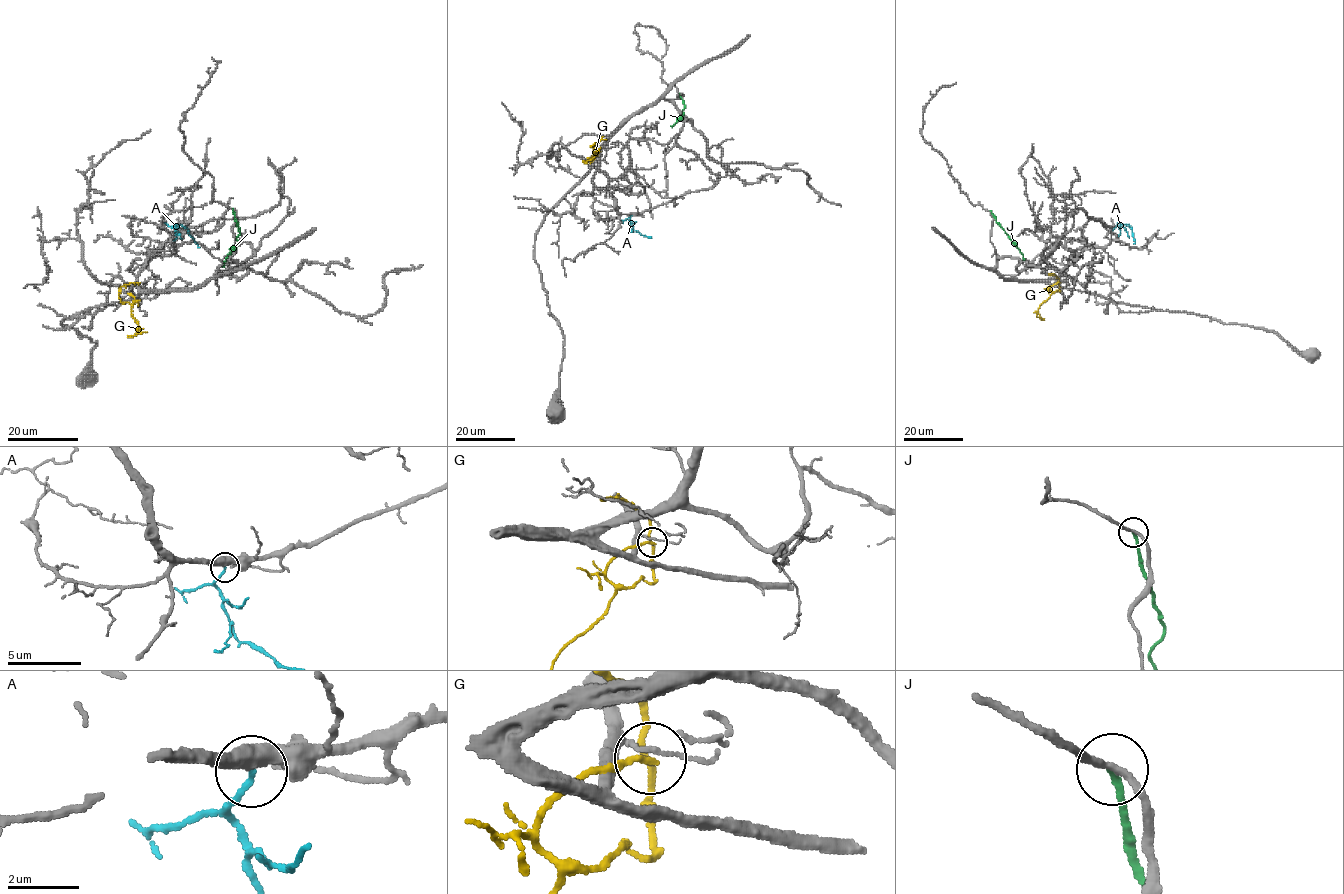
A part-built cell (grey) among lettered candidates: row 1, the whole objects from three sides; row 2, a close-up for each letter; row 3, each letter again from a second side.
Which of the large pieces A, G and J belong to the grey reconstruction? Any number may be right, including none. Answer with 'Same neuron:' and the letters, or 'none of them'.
Same neuron: A

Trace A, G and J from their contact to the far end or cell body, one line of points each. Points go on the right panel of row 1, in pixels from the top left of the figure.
A: (1112, 229), (1127, 224), (1131, 227), (1134, 244)
G: (1059, 283), (1052, 285), (1050, 290), (1059, 290), (1059, 286), (1058, 278), (1049, 274)
J: (990, 211), (1020, 251), (1023, 260)

